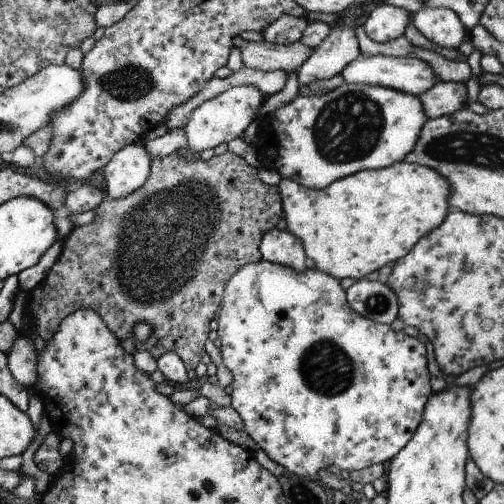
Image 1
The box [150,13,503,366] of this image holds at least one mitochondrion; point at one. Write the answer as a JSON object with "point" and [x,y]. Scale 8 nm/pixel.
{"point":[348,128]}

